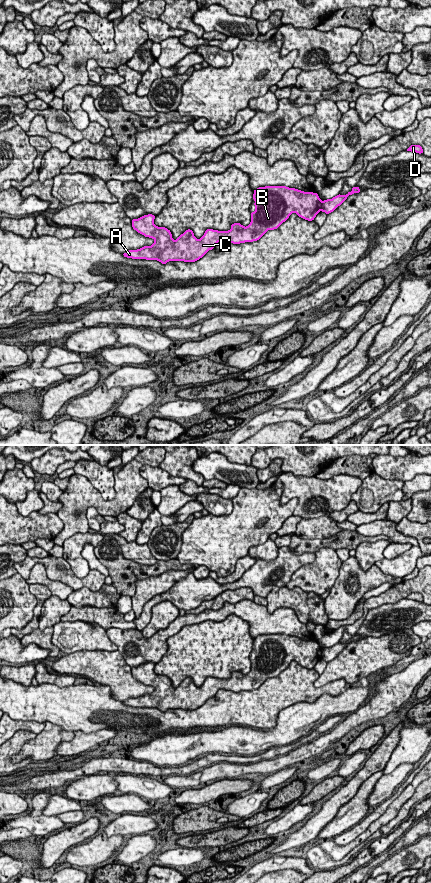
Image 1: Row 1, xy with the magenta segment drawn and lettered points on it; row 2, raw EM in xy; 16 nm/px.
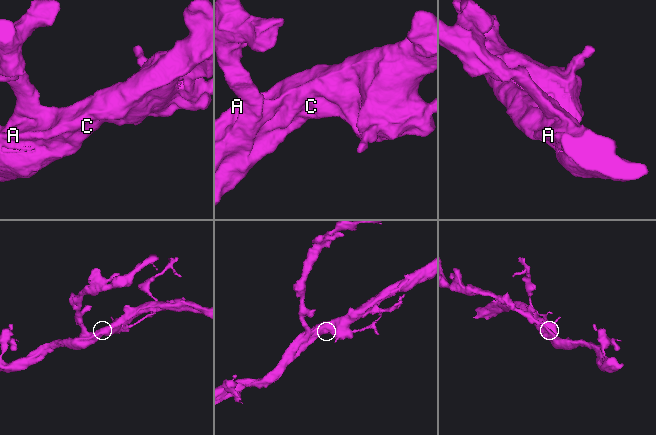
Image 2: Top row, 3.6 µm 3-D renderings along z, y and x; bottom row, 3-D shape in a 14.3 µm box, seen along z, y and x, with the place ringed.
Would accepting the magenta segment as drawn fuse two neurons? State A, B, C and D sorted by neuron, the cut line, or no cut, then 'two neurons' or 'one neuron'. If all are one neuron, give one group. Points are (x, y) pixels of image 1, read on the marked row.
A B C / D | xy (322, 201), (320, 210) | two neurons

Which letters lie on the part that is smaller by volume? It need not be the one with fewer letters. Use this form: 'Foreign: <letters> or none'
Foreign: D

